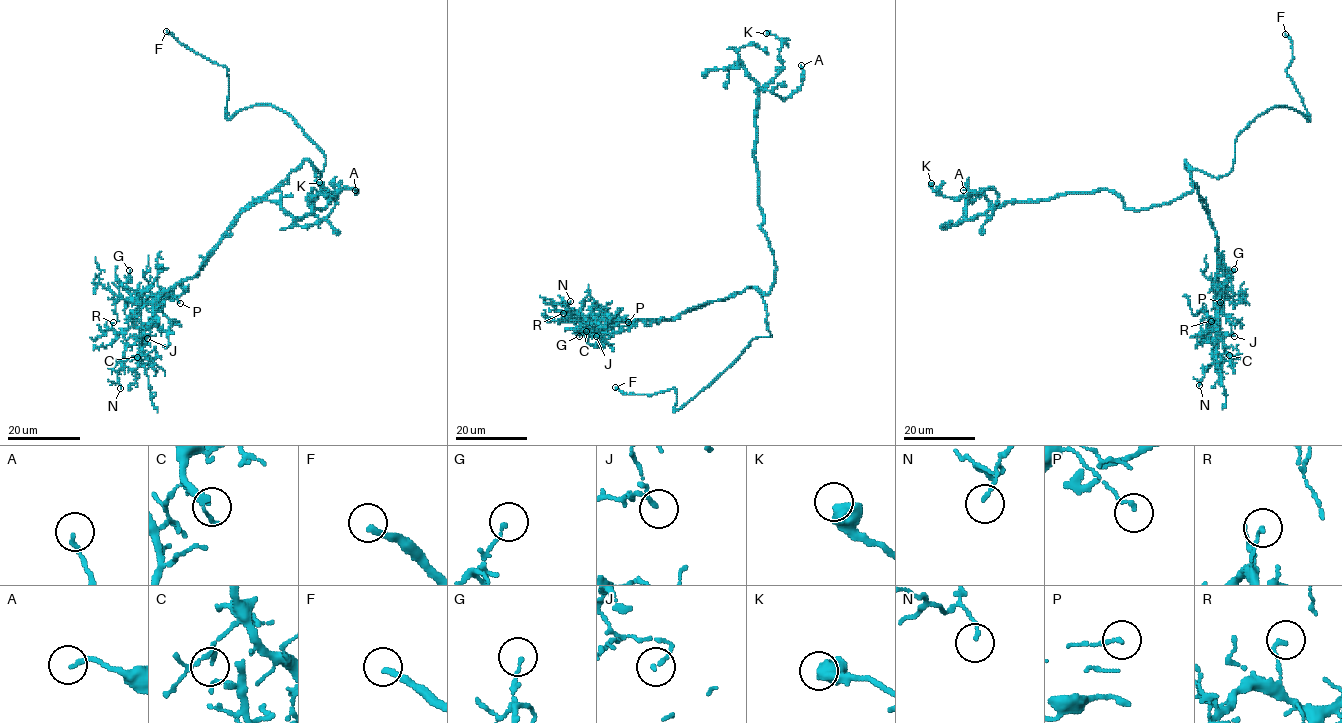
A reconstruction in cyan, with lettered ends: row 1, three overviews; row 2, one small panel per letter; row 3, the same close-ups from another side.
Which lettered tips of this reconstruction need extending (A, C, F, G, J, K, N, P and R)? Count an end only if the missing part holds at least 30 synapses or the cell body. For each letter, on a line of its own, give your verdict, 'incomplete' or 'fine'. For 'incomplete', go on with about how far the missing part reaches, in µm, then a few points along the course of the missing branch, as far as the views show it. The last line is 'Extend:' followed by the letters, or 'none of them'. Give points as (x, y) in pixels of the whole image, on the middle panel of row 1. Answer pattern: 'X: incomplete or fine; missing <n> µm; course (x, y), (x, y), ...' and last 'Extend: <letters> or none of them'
A: fine
C: fine
F: incomplete; missing 9 µm; course (615, 387), (590, 388)
G: fine
J: fine
K: fine
N: fine
P: fine
R: fine
Extend: F

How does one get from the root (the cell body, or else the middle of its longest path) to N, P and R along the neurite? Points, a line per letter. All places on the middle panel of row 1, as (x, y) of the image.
N: (760, 290), (746, 287), (666, 319), (588, 321), (573, 316), (570, 301)
P: (760, 290), (746, 287), (723, 300), (707, 301), (672, 318), (611, 317), (608, 323), (628, 322)
R: (760, 290), (746, 287), (723, 300), (707, 301), (666, 319), (592, 318), (563, 313)

